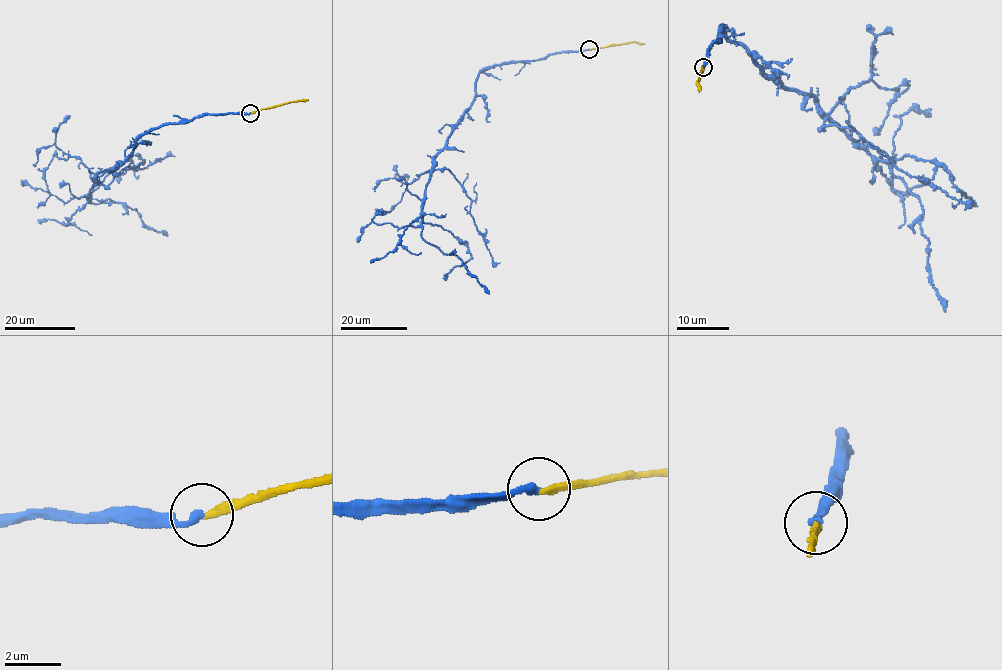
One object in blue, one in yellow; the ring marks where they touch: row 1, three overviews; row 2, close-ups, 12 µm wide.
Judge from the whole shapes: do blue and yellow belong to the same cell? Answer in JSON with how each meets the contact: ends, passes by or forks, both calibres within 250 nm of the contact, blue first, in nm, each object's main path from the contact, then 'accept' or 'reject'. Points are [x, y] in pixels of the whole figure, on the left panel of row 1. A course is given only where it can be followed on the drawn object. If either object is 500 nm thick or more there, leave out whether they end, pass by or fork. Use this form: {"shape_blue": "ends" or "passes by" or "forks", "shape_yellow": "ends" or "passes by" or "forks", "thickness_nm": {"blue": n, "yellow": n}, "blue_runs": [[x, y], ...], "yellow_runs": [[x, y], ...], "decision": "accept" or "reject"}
{"shape_blue": "ends", "shape_yellow": "ends", "thickness_nm": {"blue": 280, "yellow": 240}, "blue_runs": [[250, 112], [151, 128], [126, 161], [96, 176], [90, 202], [125, 203], [167, 236]], "yellow_runs": [[251, 113], [308, 99]], "decision": "reject"}

